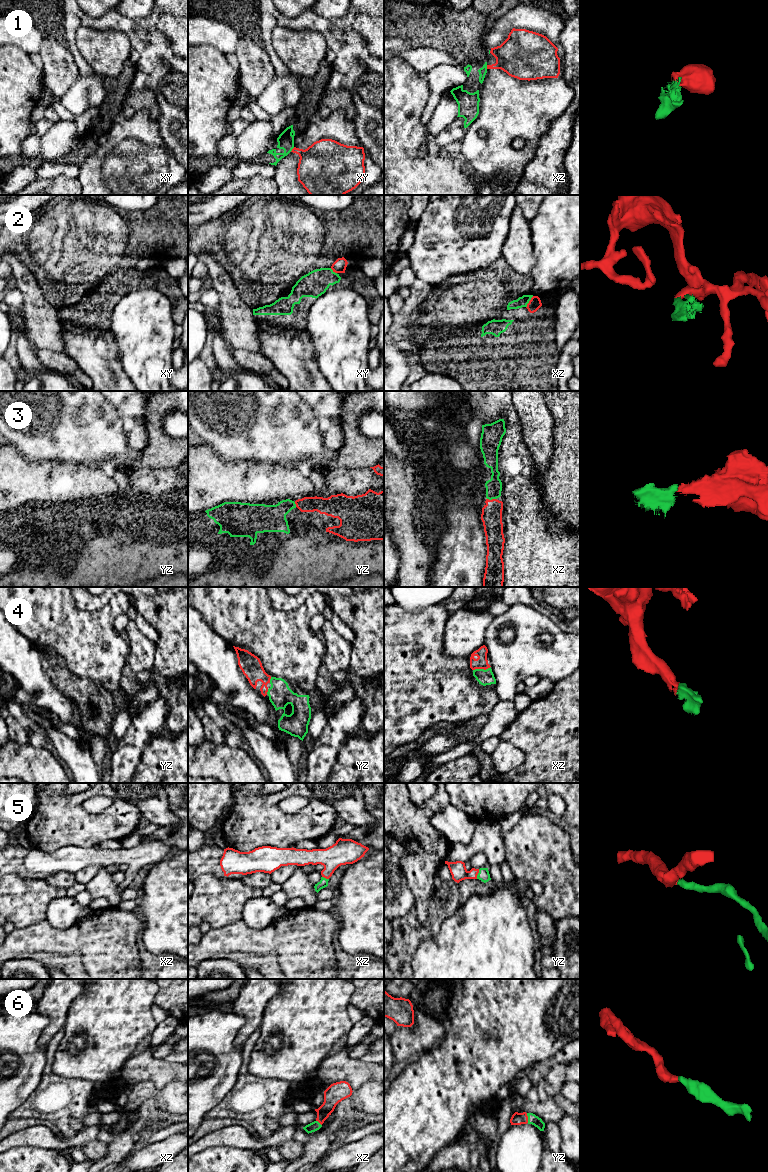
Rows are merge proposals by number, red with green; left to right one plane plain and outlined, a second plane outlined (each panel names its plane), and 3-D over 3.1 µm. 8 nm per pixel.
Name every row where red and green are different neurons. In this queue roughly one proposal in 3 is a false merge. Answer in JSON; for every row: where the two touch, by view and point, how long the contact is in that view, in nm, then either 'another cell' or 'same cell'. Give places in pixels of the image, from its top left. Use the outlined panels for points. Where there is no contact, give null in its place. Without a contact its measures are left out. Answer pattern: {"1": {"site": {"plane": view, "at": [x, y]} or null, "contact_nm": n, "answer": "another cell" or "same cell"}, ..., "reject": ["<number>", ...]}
{"1": {"site": {"plane": "xy", "at": [292, 149]}, "contact_nm": 50, "answer": "another cell"}, "2": {"site": {"plane": "xz", "at": [529, 302]}, "contact_nm": 110, "answer": "another cell"}, "3": {"site": {"plane": "xz", "at": [492, 499]}, "contact_nm": 80, "answer": "same cell"}, "4": {"site": {"plane": "xz", "at": [481, 668]}, "contact_nm": 150, "answer": "same cell"}, "5": {"site": {"plane": "yz", "at": [477, 874]}, "contact_nm": 80, "answer": "same cell"}, "6": {"site": {"plane": "yz", "at": [527, 1118]}, "contact_nm": 80, "answer": "same cell"}, "reject": ["1", "2"]}

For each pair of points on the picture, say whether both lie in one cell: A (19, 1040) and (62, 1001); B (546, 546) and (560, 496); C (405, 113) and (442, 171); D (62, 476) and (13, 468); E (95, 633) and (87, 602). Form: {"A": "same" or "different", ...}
{"A": "different", "B": "different", "C": "same", "D": "same", "E": "different"}

